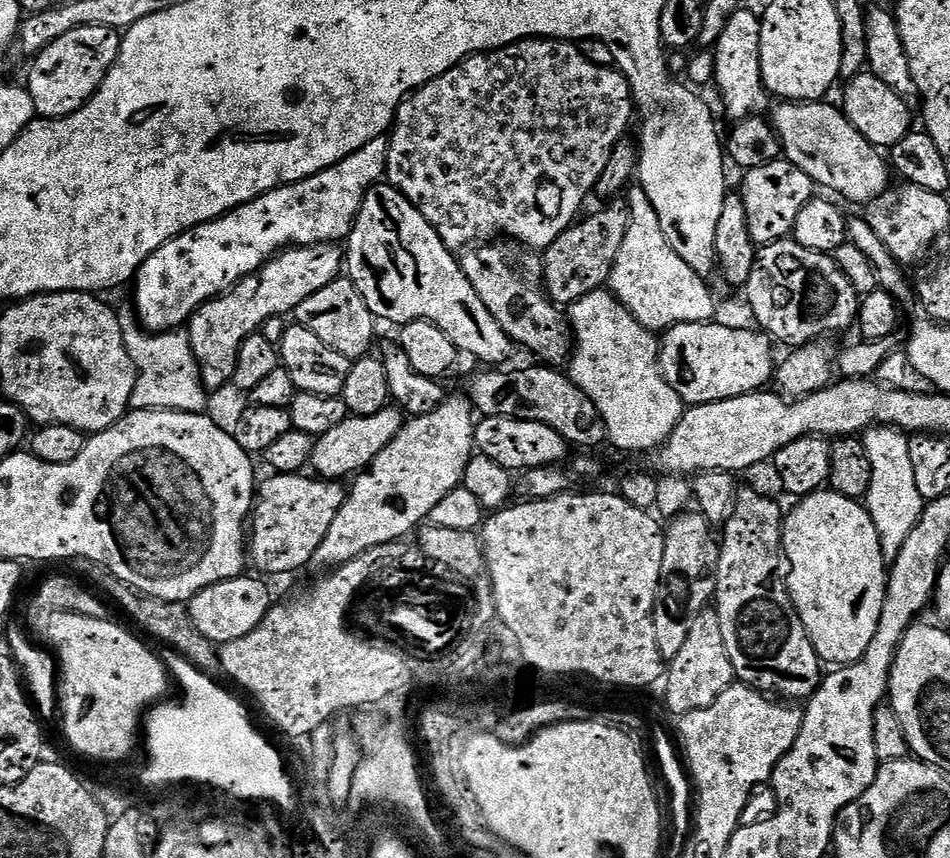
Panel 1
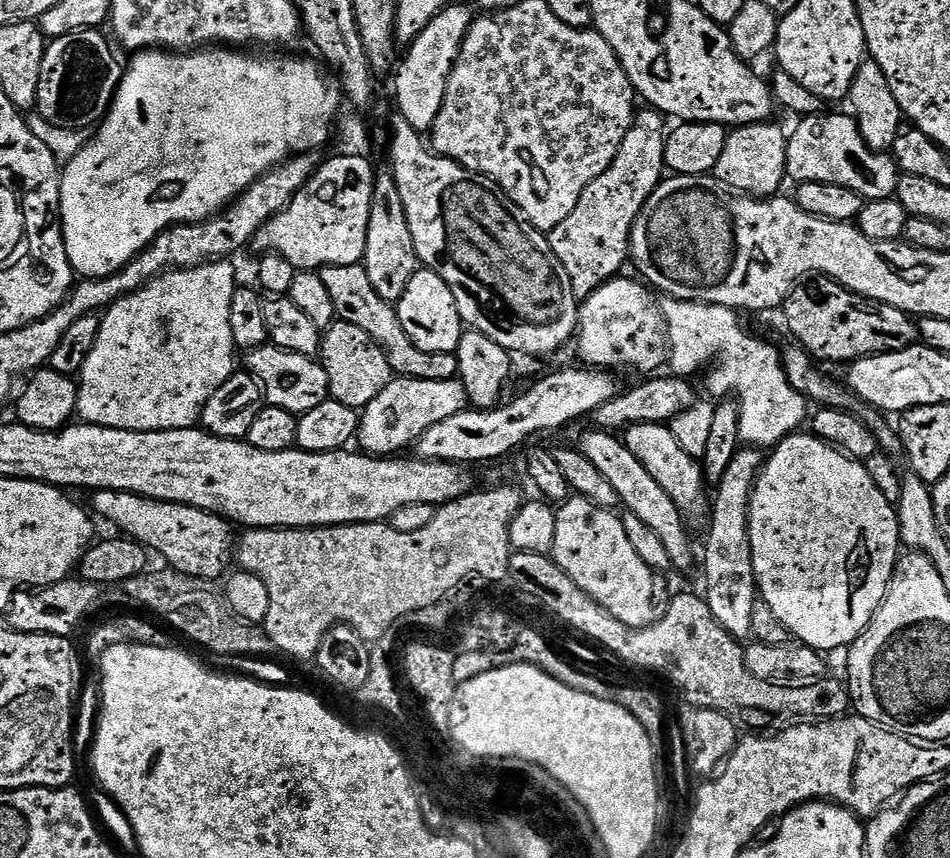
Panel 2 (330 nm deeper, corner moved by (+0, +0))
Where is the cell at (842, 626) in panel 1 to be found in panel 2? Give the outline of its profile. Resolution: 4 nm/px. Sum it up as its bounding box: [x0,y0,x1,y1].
[748,434,902,654]

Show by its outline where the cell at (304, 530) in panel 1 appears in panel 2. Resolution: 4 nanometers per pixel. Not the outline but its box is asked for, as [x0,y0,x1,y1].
[91,488,234,582]

